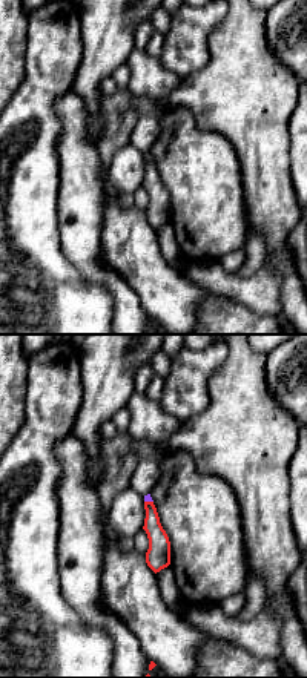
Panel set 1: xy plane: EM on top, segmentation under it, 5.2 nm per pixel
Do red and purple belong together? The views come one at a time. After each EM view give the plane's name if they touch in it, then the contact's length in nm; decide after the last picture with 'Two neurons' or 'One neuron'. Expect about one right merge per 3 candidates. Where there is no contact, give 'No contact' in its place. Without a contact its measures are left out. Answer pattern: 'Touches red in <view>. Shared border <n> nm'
Touches red in xy. Shared border 50 nm

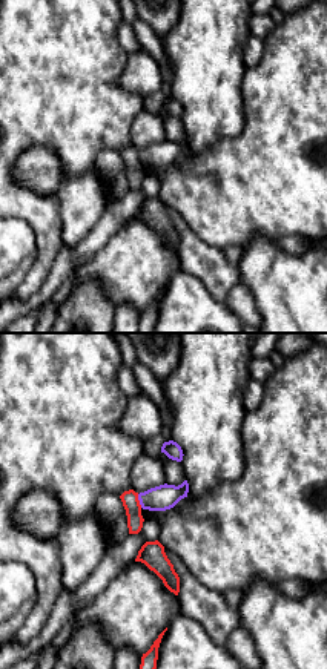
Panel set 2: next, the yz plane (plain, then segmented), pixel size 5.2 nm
Touches red in yz. Shared border 80 nm

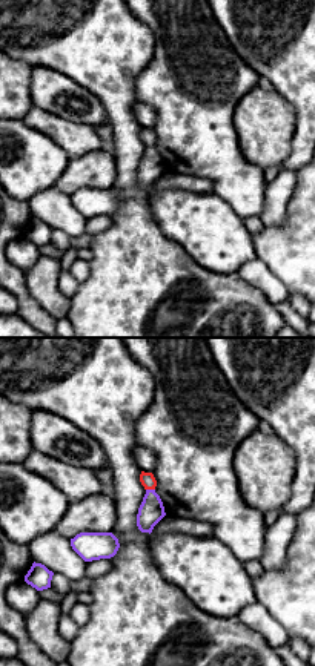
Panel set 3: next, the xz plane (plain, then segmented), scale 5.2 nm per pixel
Touches red in xz. Shared border 50 nm

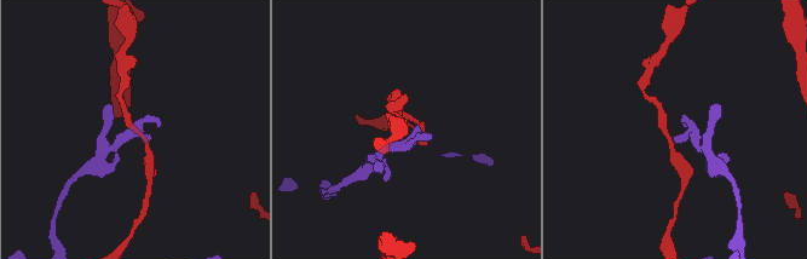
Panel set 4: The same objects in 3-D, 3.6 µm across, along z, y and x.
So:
Two neurons

